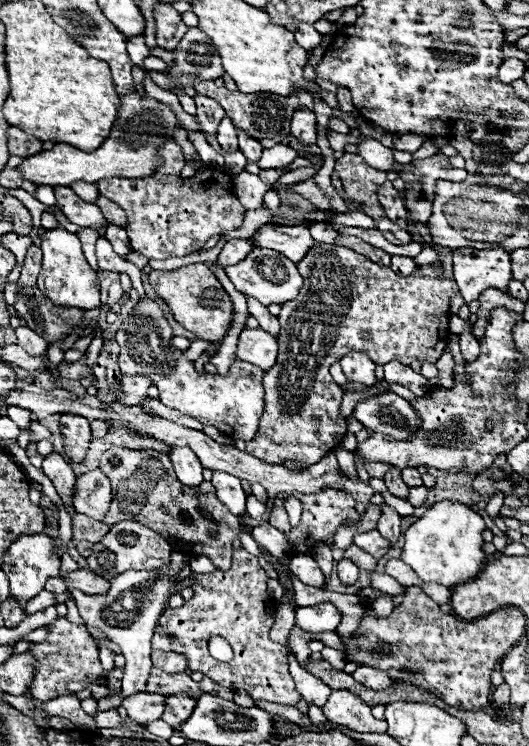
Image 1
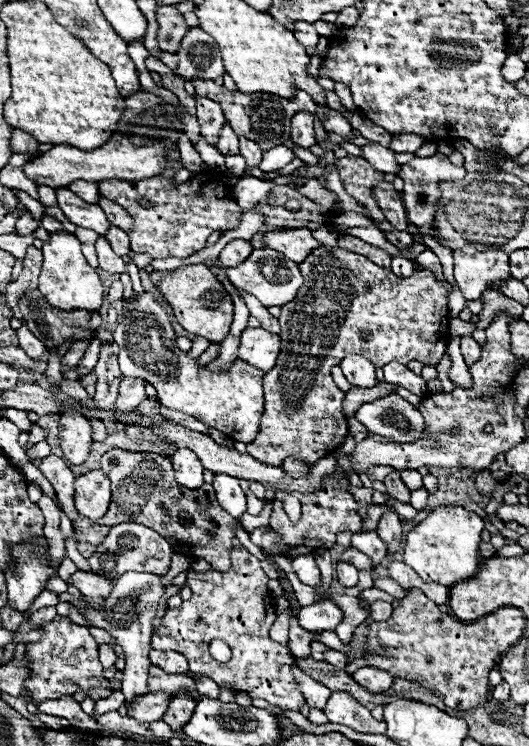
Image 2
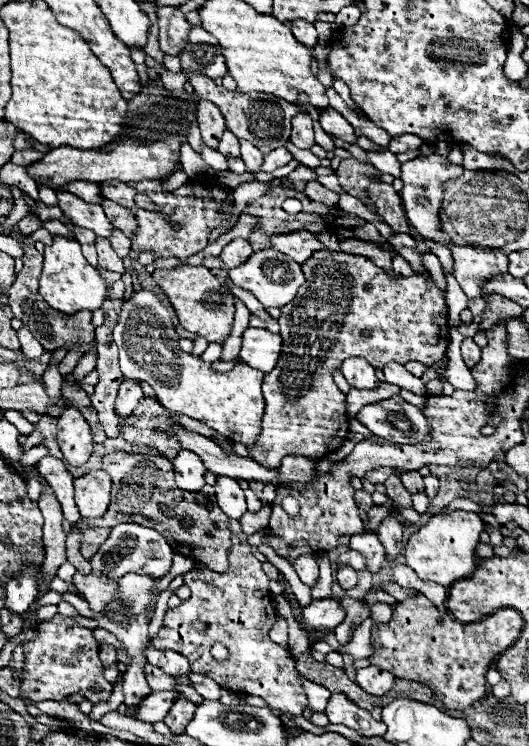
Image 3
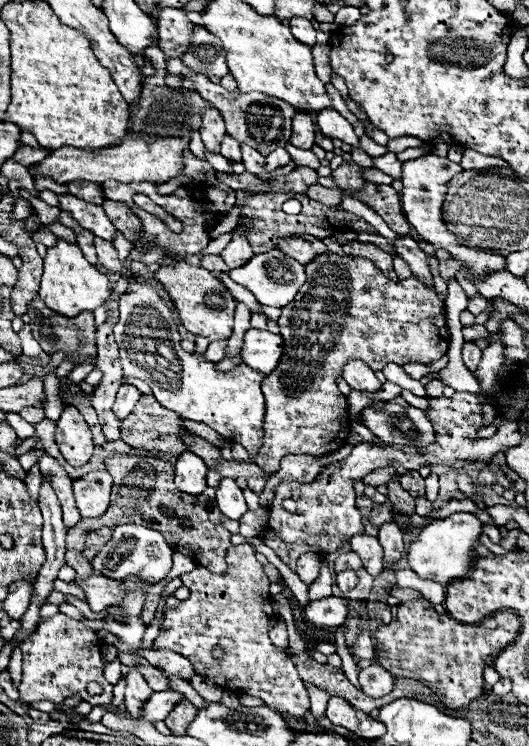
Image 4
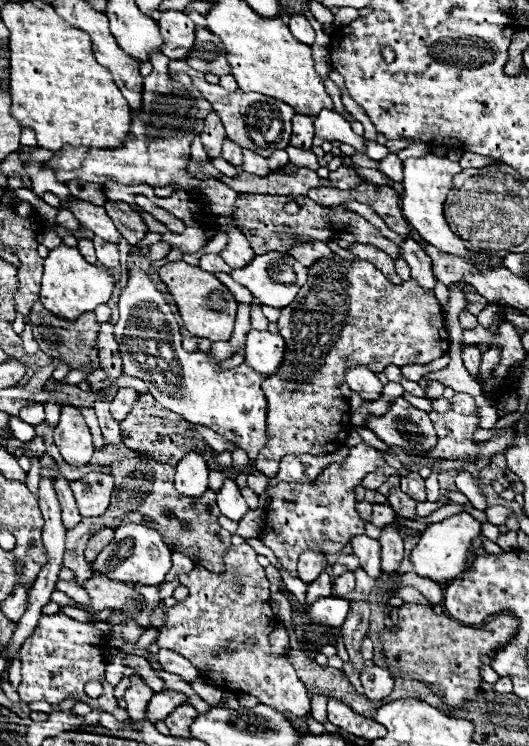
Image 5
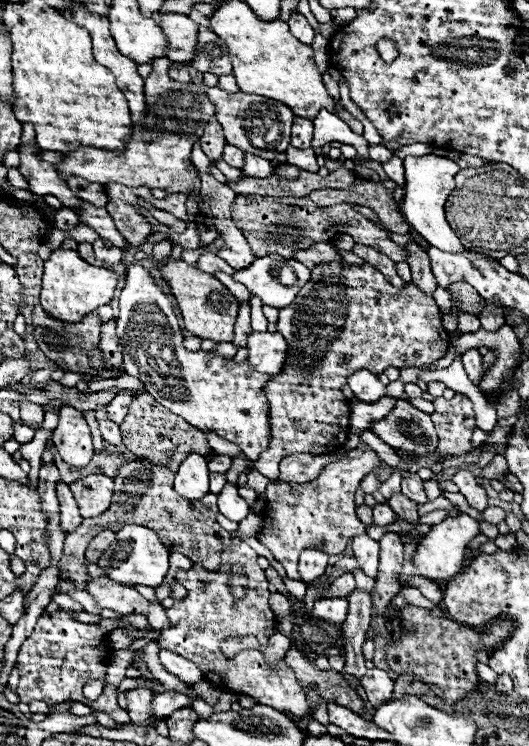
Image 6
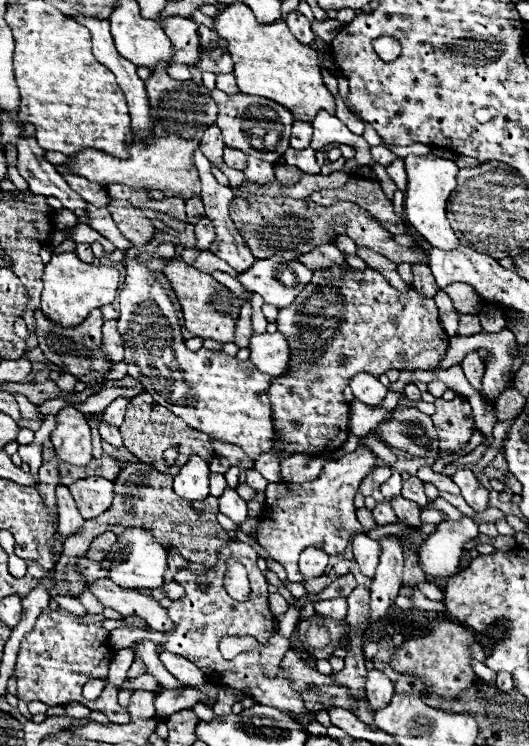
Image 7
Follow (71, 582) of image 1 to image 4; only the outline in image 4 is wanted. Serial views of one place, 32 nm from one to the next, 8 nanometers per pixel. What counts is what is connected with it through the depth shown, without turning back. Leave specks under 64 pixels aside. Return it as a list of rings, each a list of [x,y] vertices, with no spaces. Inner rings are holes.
[[[90,576],[90,578],[76,578],[76,584],[86,592],[88,604],[94,612],[102,612],[108,606],[120,606],[124,602],[124,586],[122,582],[110,580],[106,576]]]

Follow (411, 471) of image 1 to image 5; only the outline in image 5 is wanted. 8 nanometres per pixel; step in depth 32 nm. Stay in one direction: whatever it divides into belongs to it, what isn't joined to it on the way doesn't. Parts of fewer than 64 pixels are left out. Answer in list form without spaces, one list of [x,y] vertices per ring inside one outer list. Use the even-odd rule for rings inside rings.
[[[410,472],[408,476],[402,476],[400,480],[400,488],[404,494],[408,494],[410,498],[424,502],[426,494],[424,494],[424,478],[420,478],[416,472]]]

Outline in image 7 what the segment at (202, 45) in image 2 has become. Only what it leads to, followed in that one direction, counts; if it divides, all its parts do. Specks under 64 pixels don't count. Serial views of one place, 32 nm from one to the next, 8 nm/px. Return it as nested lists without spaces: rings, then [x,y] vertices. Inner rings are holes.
[[[200,26],[200,62],[196,64],[196,68],[200,72],[214,72],[214,74],[234,72],[228,42],[206,26]]]

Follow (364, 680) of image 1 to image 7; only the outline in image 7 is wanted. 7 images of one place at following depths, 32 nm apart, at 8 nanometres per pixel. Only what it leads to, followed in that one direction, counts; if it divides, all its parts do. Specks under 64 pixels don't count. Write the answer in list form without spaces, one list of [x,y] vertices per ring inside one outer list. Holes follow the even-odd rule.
[[[370,670],[366,676],[366,698],[370,708],[382,710],[384,706],[390,704],[390,698],[394,694],[394,684],[386,678],[384,672],[380,670]]]

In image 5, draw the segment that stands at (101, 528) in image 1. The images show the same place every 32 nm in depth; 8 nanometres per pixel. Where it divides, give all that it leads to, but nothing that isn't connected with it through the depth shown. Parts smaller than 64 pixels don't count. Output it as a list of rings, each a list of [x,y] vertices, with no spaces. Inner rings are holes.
[[[104,528],[104,530],[100,530],[98,534],[94,534],[90,540],[88,540],[88,546],[86,546],[86,552],[84,552],[84,556],[86,556],[86,560],[88,562],[94,562],[96,560],[96,556],[108,546],[108,542],[112,542],[114,540],[114,530],[110,530],[110,528]]]

